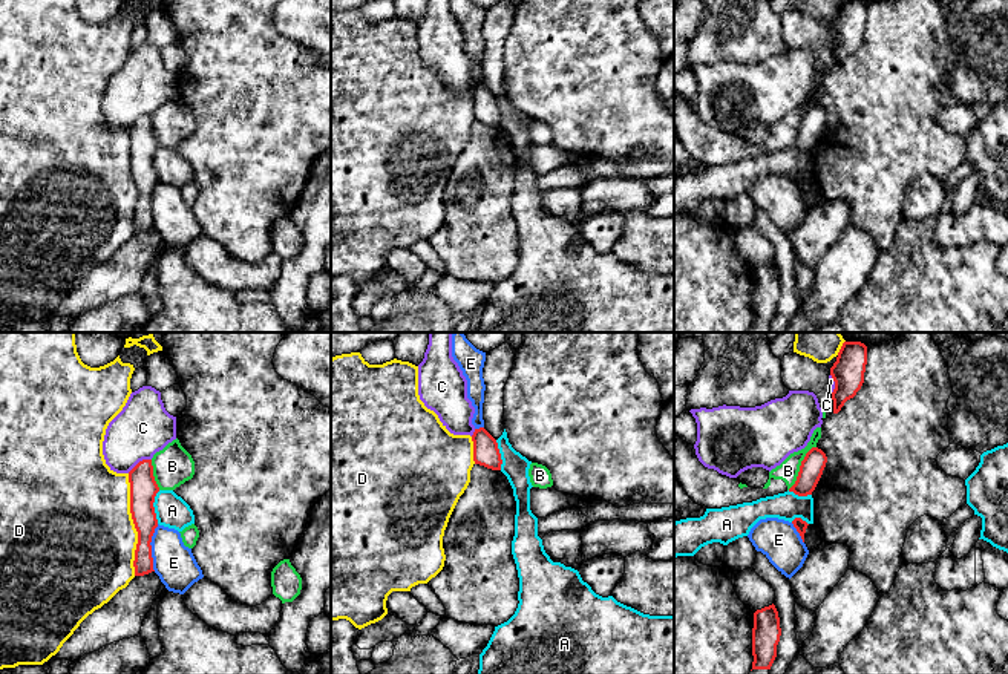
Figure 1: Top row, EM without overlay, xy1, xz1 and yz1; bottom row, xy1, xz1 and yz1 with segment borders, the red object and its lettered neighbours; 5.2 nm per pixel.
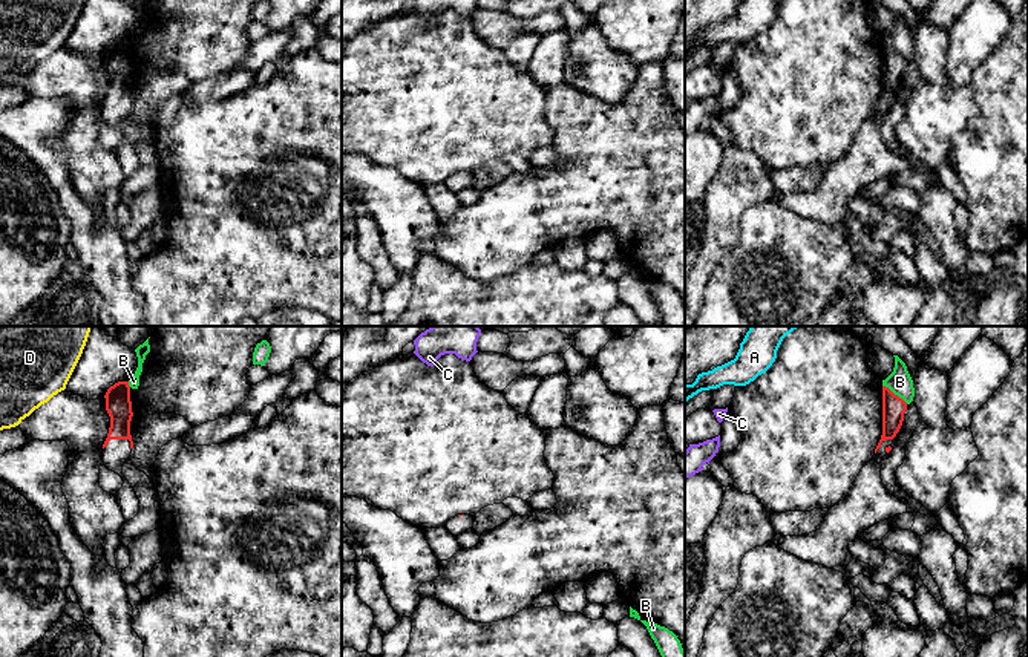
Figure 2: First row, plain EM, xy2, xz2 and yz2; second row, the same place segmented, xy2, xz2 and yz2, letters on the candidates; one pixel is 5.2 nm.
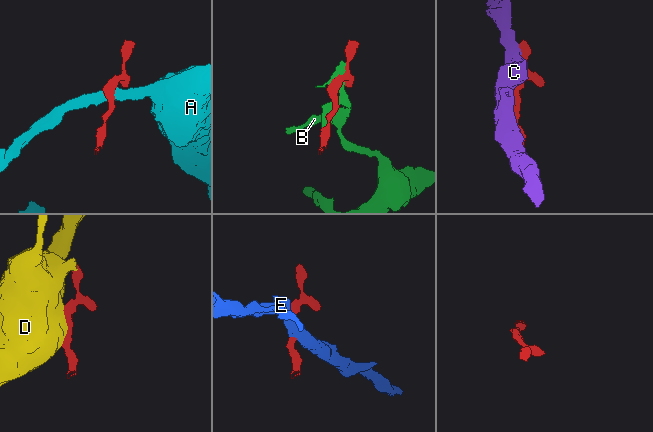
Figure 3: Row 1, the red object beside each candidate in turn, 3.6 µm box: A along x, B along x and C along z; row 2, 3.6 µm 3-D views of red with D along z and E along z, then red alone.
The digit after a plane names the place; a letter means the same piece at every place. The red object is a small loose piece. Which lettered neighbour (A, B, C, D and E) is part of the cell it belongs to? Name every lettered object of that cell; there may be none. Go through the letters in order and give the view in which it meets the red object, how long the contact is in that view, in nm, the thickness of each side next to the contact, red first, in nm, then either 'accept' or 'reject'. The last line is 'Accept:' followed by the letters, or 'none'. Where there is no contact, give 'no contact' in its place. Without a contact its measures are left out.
A: meets red in xy1; contact 180 nm long; 140 nm thick on the red side, 170 nm on the other; reject
B: meets red in yz1; contact 280 nm long; 120 nm thick on the red side, 110 nm on the other; reject
C: meets red in xy1; contact 150 nm long; 140 nm thick on the red side, 300 nm on the other; reject
D: meets red in xy1; contact 550 nm long; 140 nm thick on the red side, 500 nm on the other; reject
E: meets red in xy1; contact 240 nm long; 130 nm thick on the red side, 220 nm on the other; reject
Accept: none

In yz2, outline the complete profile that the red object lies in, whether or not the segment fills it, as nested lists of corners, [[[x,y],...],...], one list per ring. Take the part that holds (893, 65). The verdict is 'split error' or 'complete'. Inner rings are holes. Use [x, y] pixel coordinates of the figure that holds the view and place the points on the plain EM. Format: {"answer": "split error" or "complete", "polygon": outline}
{"answer": "split error", "polygon": [[[882,43],[882,92],[875,106],[876,113],[884,115],[892,107],[890,103],[902,83],[905,67],[907,60]]]}

